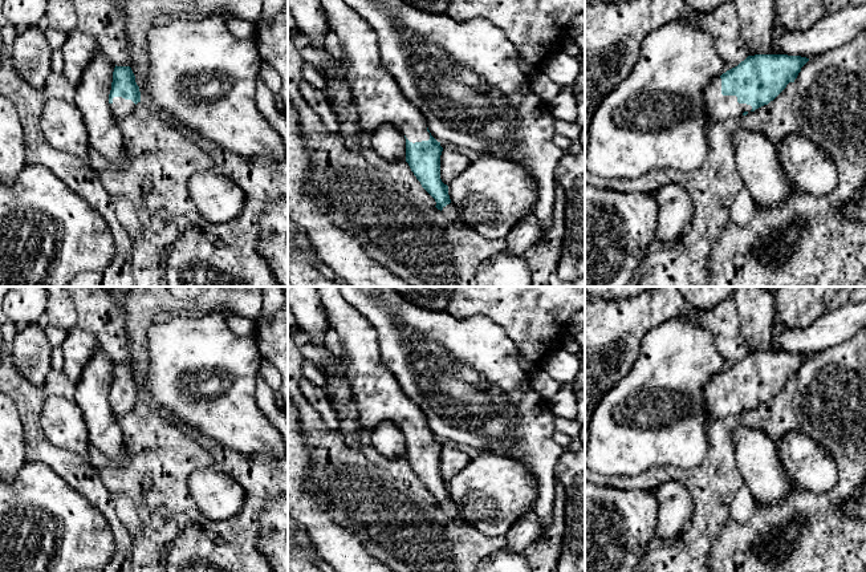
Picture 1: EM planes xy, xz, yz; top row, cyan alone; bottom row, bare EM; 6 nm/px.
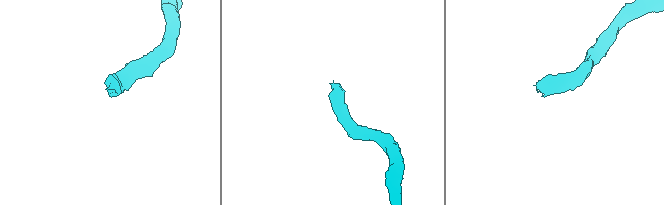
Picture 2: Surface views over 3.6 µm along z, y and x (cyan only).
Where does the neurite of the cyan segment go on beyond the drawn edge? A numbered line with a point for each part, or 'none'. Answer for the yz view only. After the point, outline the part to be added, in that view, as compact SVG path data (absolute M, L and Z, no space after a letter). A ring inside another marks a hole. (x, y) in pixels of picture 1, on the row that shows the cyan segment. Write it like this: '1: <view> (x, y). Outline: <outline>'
1: yz (719, 106). Outline: M721 78L713 80L703 92L703 100L707 107L708 118L712 122L725 118L739 118L744 111L751 113L752 106L739 104L736 96L721 94Z

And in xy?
1: xy (121, 108). Outline: M114 97L110 104L110 109L115 118L122 118L130 114L135 104L131 100L125 100L122 97Z

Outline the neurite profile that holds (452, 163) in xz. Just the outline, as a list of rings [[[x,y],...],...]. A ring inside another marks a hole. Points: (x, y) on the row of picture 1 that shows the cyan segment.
[[[443,149],[440,155],[440,179],[444,184],[450,184],[459,177],[471,163],[471,161],[454,150]]]

